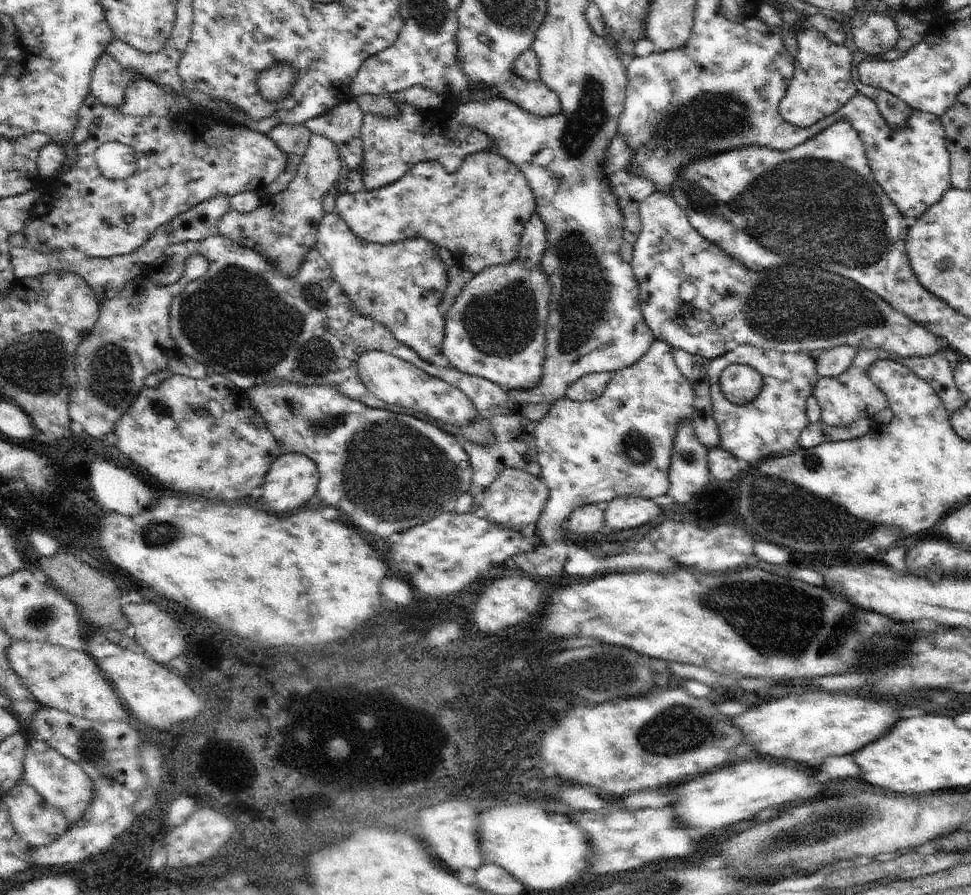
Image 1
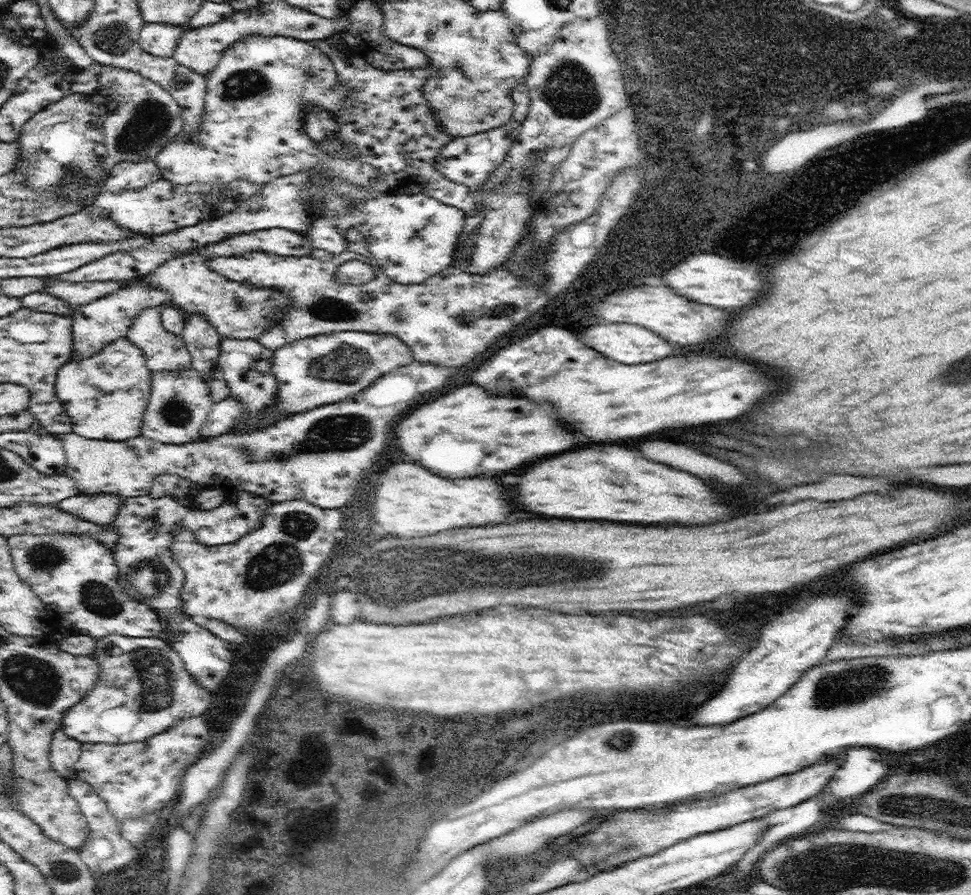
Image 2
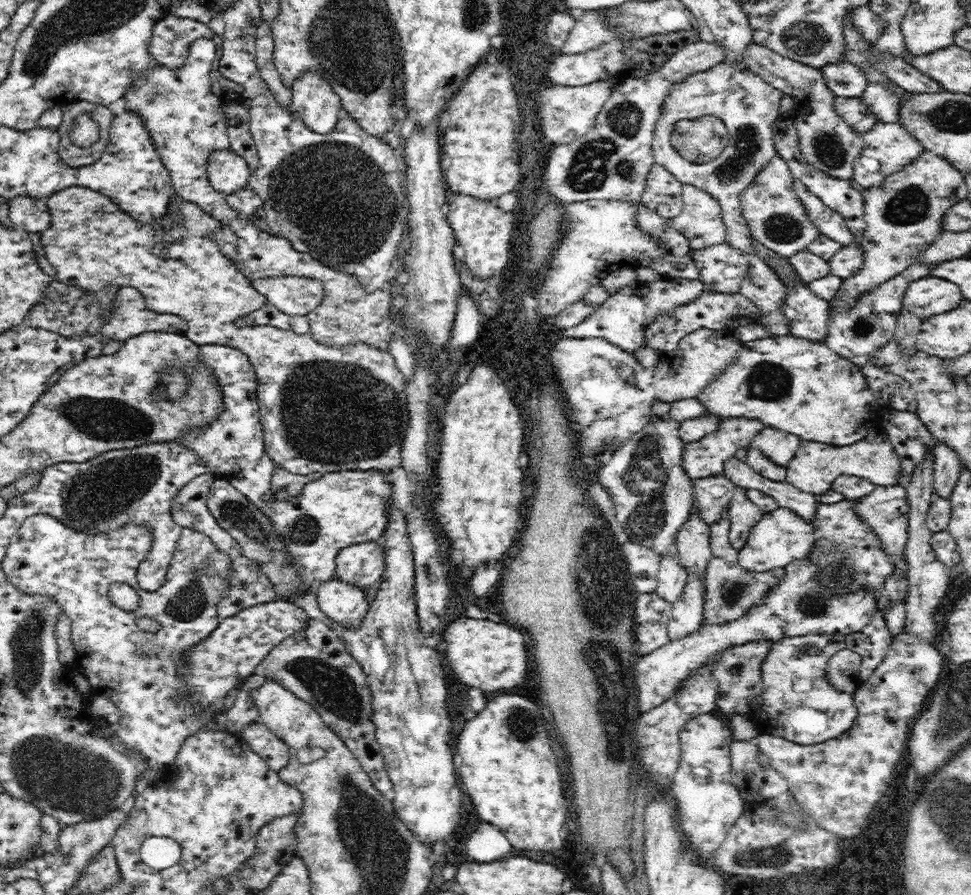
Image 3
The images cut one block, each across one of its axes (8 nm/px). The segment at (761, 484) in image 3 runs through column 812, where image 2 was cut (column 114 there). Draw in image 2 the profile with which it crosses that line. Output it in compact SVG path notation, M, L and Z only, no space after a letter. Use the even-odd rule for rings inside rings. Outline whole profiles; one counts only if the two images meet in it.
M79 494L57 506L95 524L115 524L125 506L125 498L121 494Z

